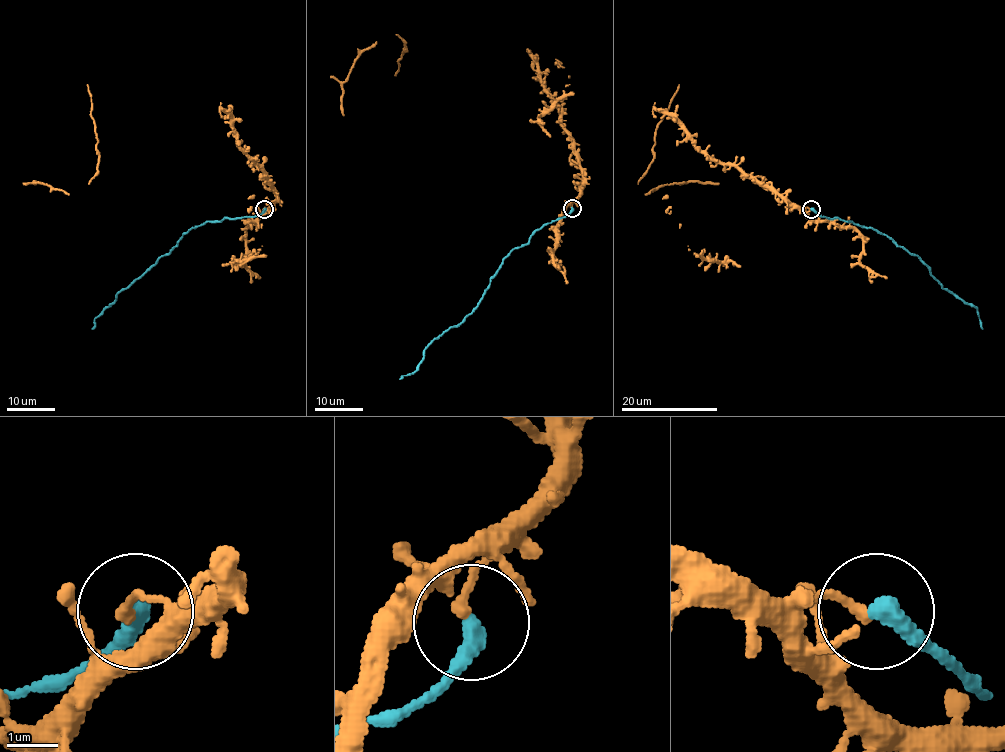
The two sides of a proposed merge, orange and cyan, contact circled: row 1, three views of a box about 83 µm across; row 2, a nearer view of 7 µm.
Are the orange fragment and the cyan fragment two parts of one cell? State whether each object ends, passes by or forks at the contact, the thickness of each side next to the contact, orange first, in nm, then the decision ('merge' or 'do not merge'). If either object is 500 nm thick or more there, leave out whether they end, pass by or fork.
orange ends there; cyan ends there; 200 nm thick on the orange side, 400 nm on the other; do not merge

